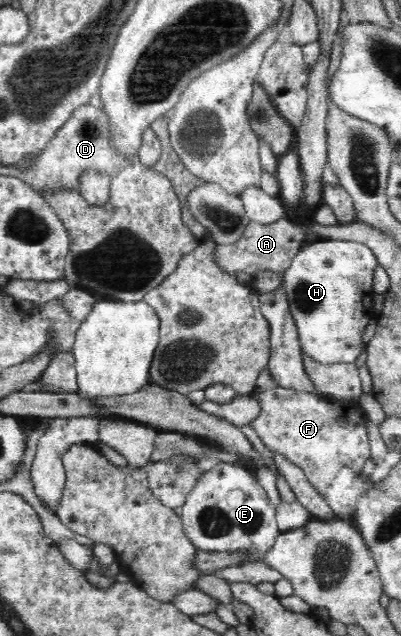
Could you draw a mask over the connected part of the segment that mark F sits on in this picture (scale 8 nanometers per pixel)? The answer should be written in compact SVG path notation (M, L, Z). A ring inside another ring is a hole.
M279 387L272 390L258 390L258 398L261 403L261 411L250 425L267 449L277 454L283 454L289 462L301 467L313 487L318 487L328 467L341 465L351 468L355 473L362 472L362 468L370 458L370 447L364 425L367 416L358 400L337 399L328 396L321 399L311 392L298 392L291 388Z

